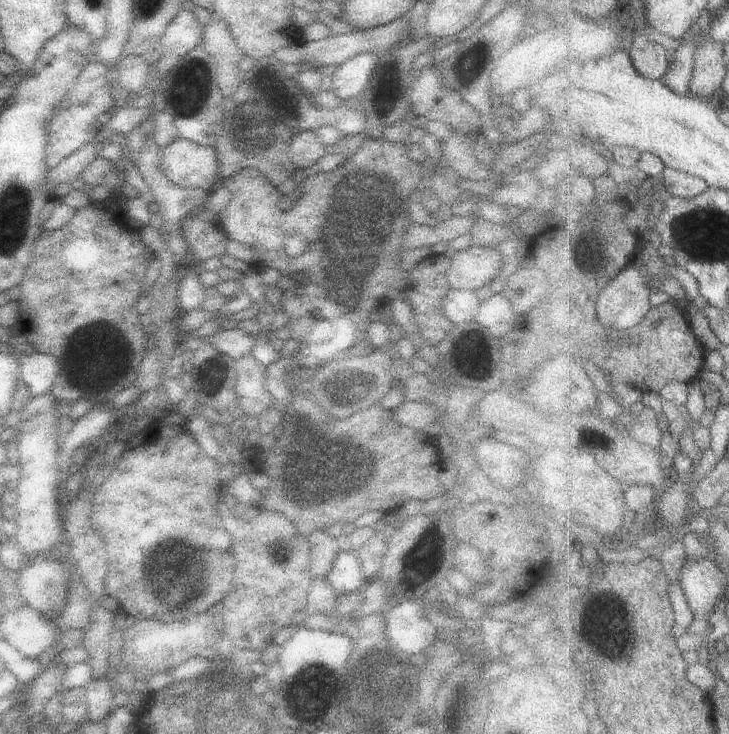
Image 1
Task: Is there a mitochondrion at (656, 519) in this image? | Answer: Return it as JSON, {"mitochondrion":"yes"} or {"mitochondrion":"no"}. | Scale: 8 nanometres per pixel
{"mitochondrion":"no"}

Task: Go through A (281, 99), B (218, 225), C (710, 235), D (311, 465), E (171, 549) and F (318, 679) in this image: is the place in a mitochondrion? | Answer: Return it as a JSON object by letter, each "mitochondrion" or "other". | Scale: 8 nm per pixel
{"A":"other","B":"other","C":"mitochondrion","D":"mitochondrion","E":"mitochondrion","F":"mitochondrion"}

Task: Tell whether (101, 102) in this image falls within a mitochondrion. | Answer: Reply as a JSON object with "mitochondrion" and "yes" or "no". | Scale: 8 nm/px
{"mitochondrion":"no"}

